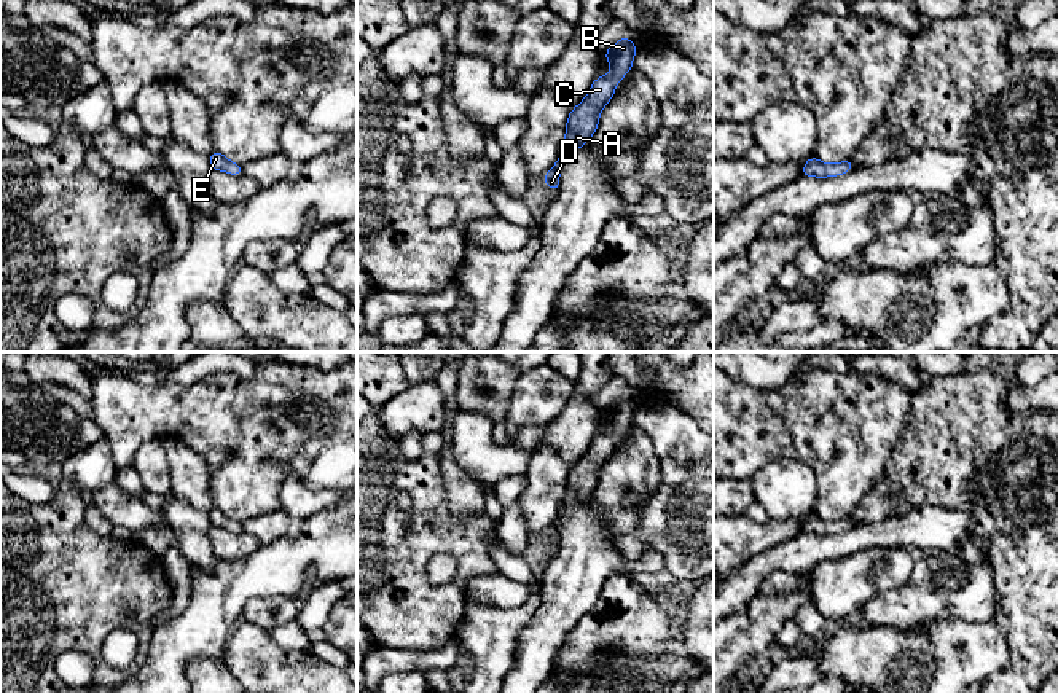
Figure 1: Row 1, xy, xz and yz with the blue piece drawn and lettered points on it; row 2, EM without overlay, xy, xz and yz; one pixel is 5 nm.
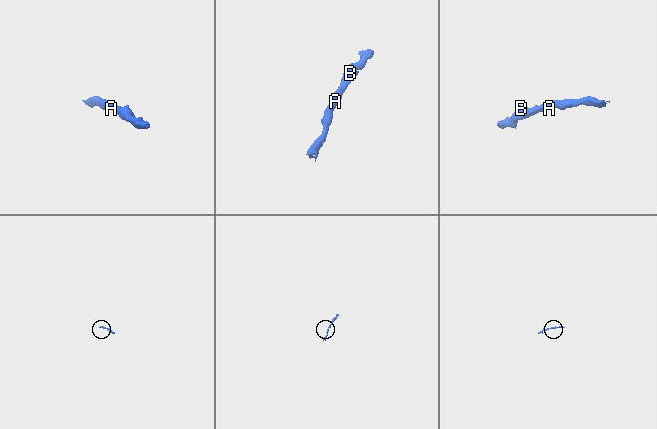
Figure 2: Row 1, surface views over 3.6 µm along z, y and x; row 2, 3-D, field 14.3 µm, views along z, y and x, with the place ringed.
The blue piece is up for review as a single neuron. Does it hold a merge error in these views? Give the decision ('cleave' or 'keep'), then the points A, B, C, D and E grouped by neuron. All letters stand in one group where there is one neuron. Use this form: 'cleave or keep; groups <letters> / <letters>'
keep; groups A B C D E

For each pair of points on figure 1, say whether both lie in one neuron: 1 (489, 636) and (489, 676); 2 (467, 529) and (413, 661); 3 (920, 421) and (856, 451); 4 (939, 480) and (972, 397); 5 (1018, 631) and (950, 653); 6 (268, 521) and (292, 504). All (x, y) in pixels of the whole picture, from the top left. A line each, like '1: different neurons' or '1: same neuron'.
1: same neuron
2: different neurons
3: different neurons
4: same neuron
5: different neurons
6: different neurons

